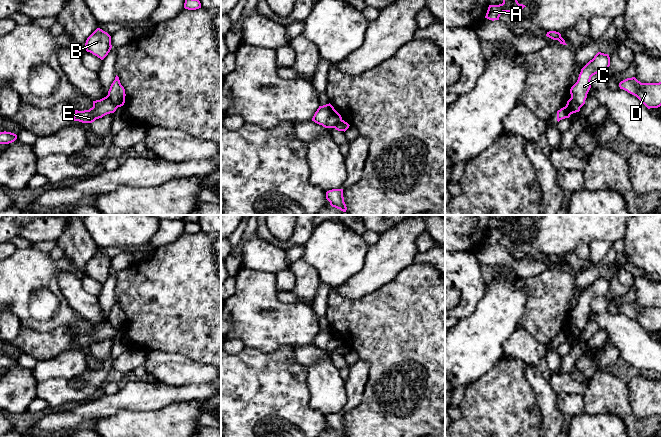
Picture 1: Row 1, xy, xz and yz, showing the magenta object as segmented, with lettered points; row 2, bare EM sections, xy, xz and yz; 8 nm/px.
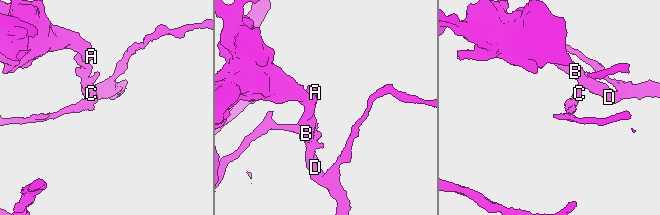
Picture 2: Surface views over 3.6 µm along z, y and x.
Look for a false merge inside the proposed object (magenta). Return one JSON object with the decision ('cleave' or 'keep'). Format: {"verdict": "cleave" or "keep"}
{"verdict": "cleave"}

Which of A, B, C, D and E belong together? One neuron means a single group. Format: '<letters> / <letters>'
A B C D / E

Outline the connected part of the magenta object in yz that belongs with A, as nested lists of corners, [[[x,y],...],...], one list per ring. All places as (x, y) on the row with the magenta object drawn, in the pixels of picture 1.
[[[503,0],[502,4],[489,5],[485,18],[489,20],[499,20],[500,15],[503,12],[515,12],[526,7],[523,4],[519,4],[517,0]]]

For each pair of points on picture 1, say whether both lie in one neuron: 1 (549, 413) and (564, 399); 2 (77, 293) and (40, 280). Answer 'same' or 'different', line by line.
1: different
2: different

